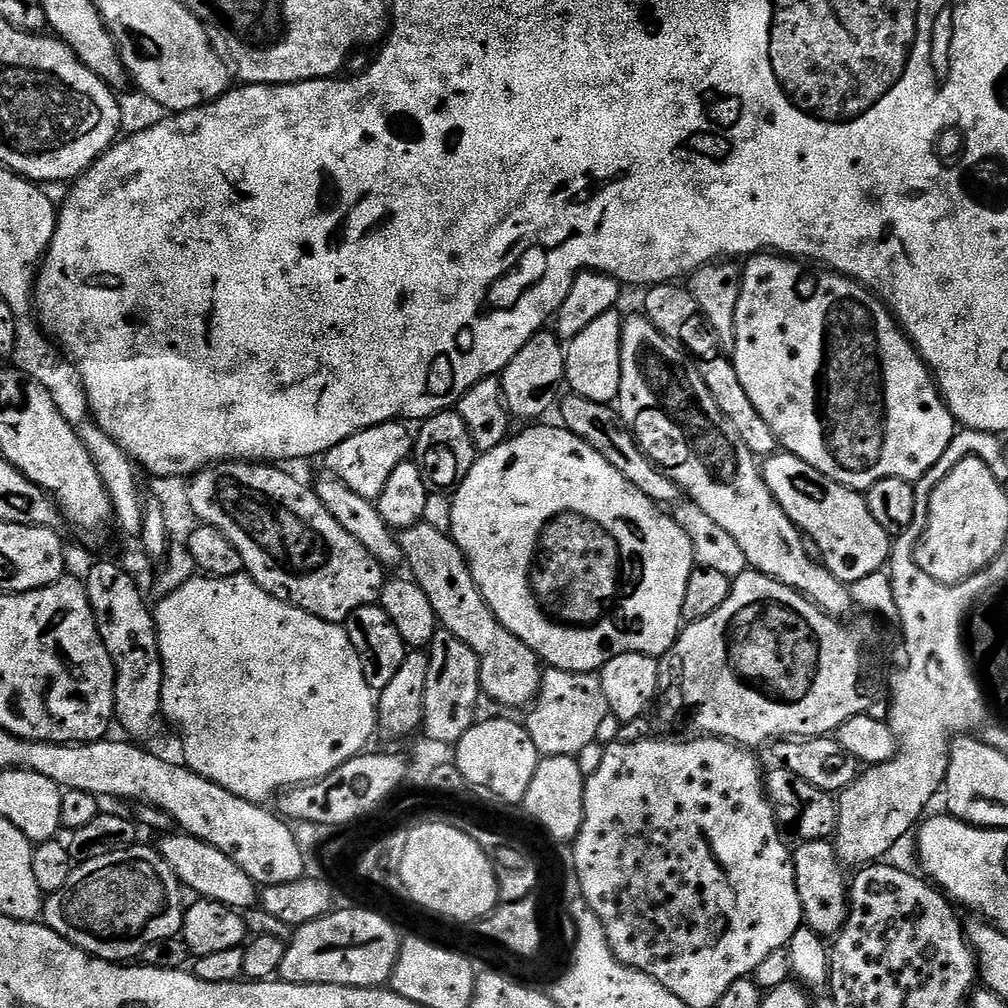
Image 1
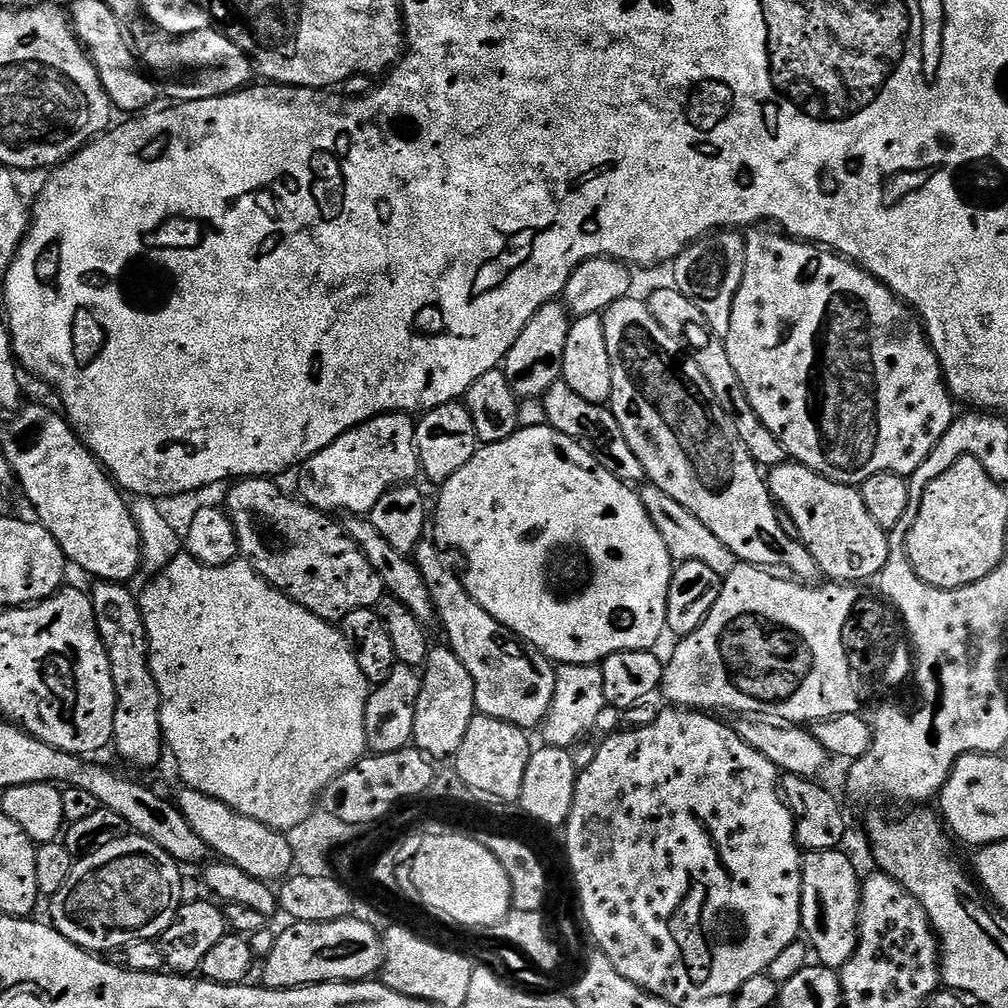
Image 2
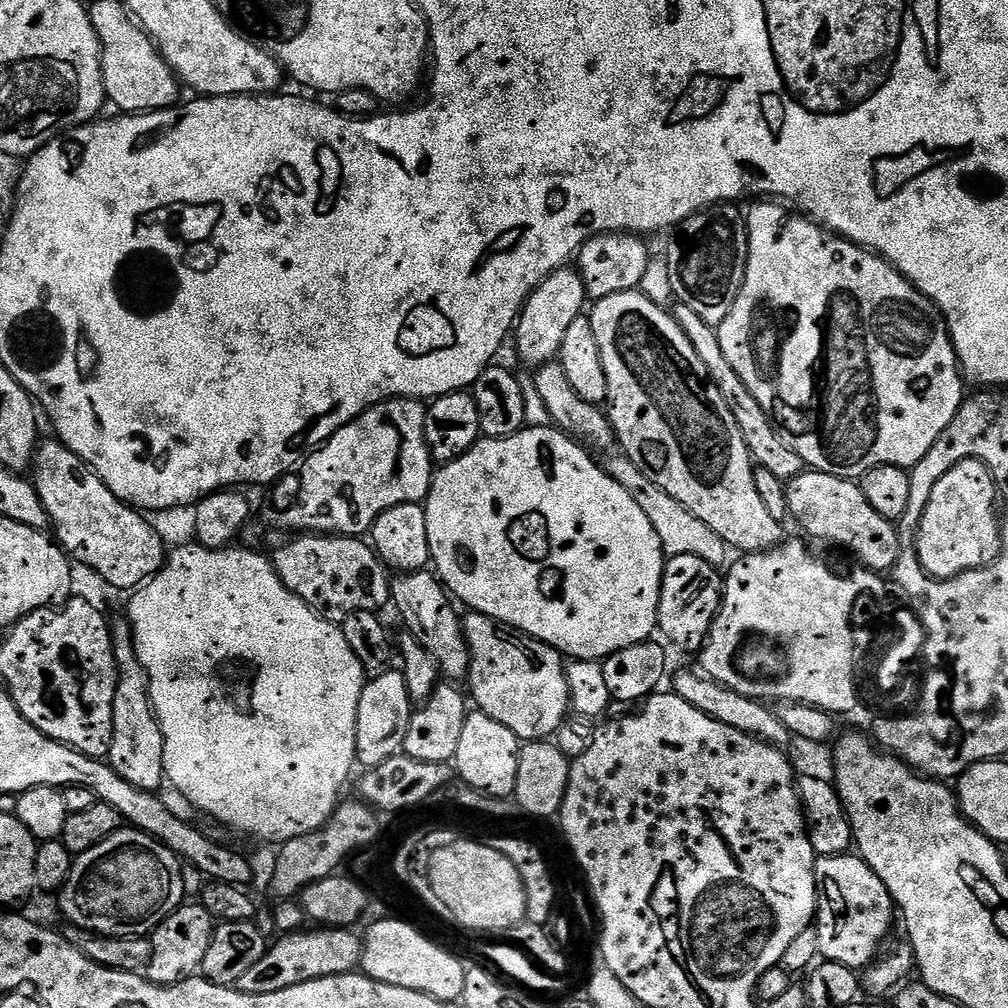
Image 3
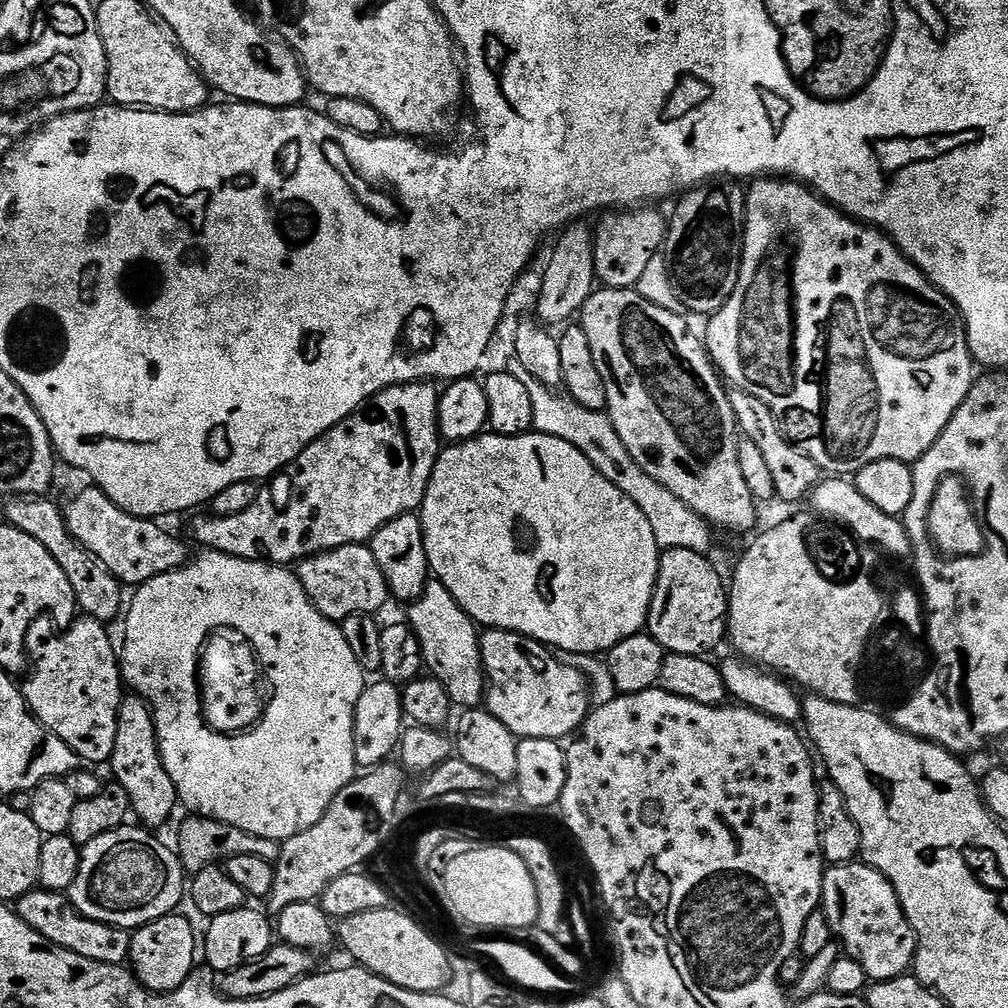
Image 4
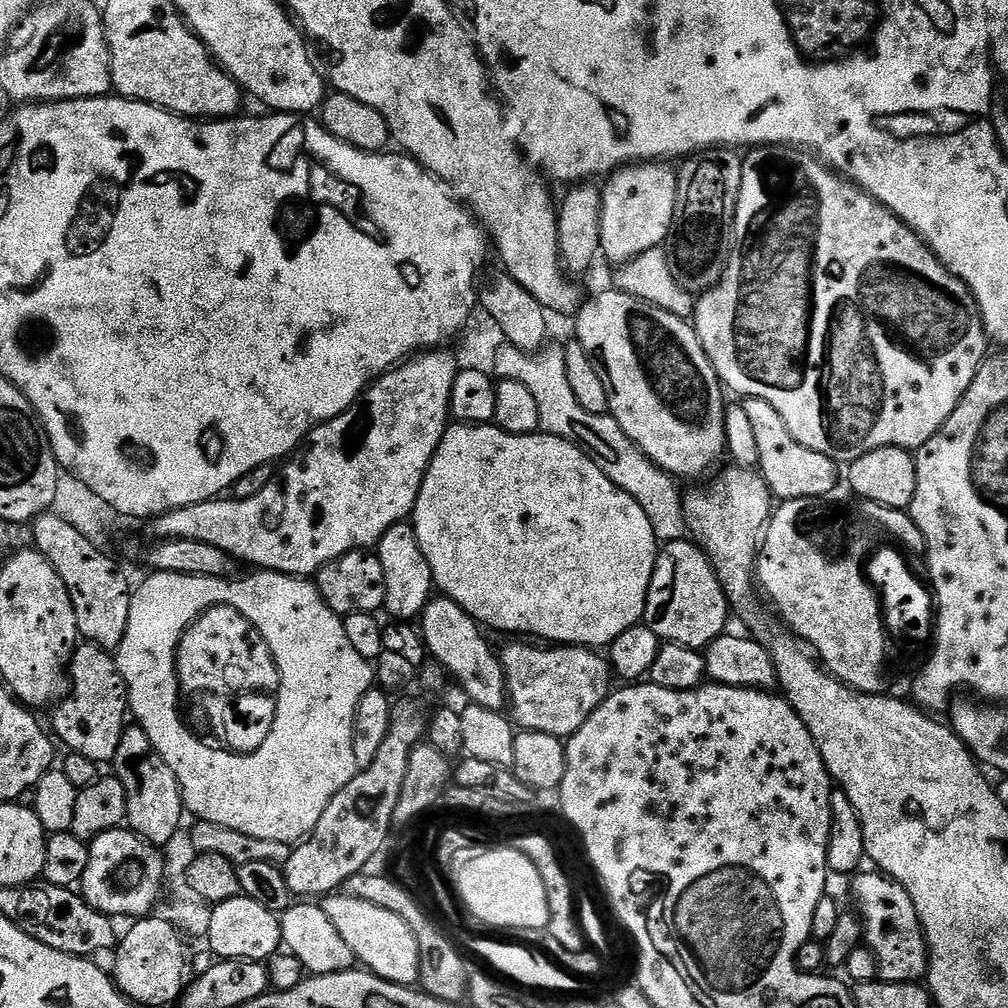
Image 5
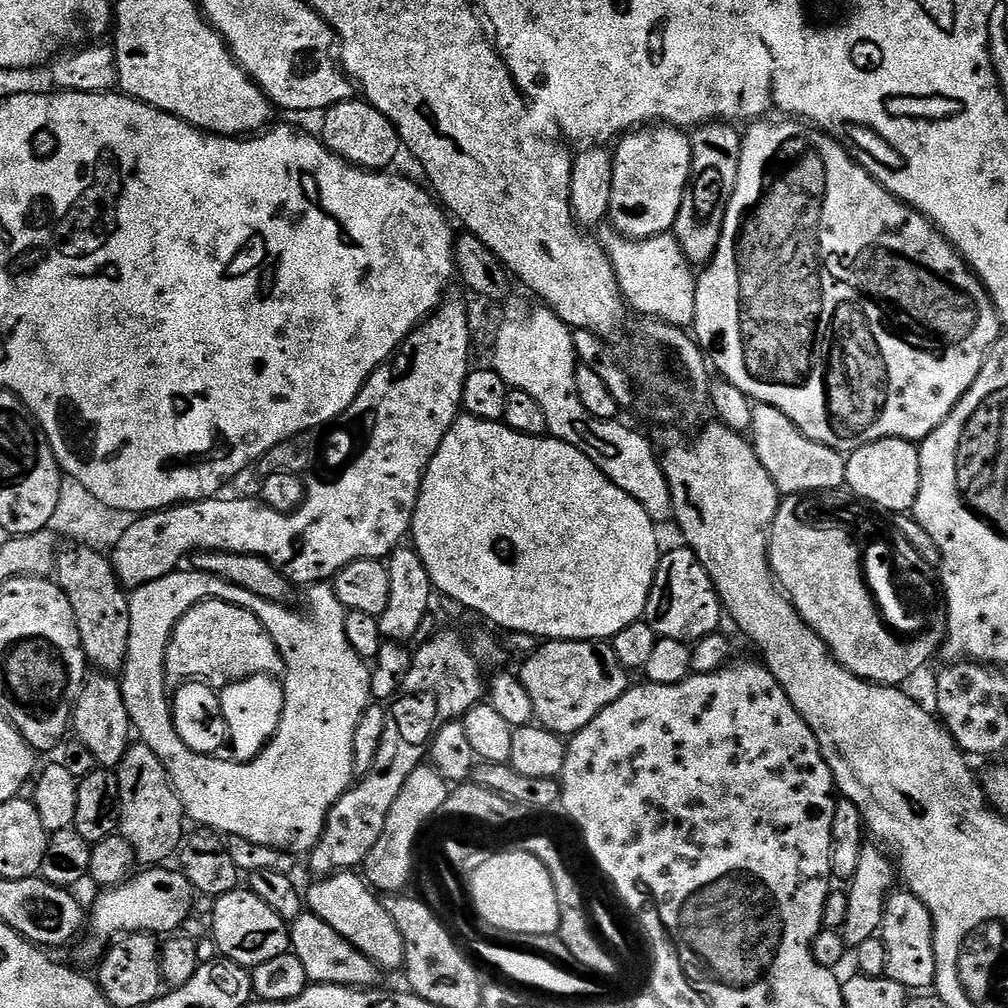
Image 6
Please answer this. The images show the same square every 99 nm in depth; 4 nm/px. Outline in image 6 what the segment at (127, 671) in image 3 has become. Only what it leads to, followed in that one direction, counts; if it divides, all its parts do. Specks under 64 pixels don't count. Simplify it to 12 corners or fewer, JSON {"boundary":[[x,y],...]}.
{"boundary":[[133,743],[114,769],[119,835],[144,866],[177,855],[184,807]]}

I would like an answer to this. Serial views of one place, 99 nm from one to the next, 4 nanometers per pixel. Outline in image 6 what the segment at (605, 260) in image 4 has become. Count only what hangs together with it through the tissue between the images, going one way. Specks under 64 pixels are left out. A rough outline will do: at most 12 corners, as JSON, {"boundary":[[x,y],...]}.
{"boundary":[[689,133],[619,137],[607,215],[631,240],[671,233]]}

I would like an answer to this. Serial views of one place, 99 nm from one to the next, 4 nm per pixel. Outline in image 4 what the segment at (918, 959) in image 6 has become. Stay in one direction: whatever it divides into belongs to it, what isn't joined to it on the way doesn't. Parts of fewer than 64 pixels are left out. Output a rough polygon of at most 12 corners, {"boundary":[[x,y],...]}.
{"boundary":[[863,862],[824,873],[822,911],[869,981],[905,975],[916,935]]}

